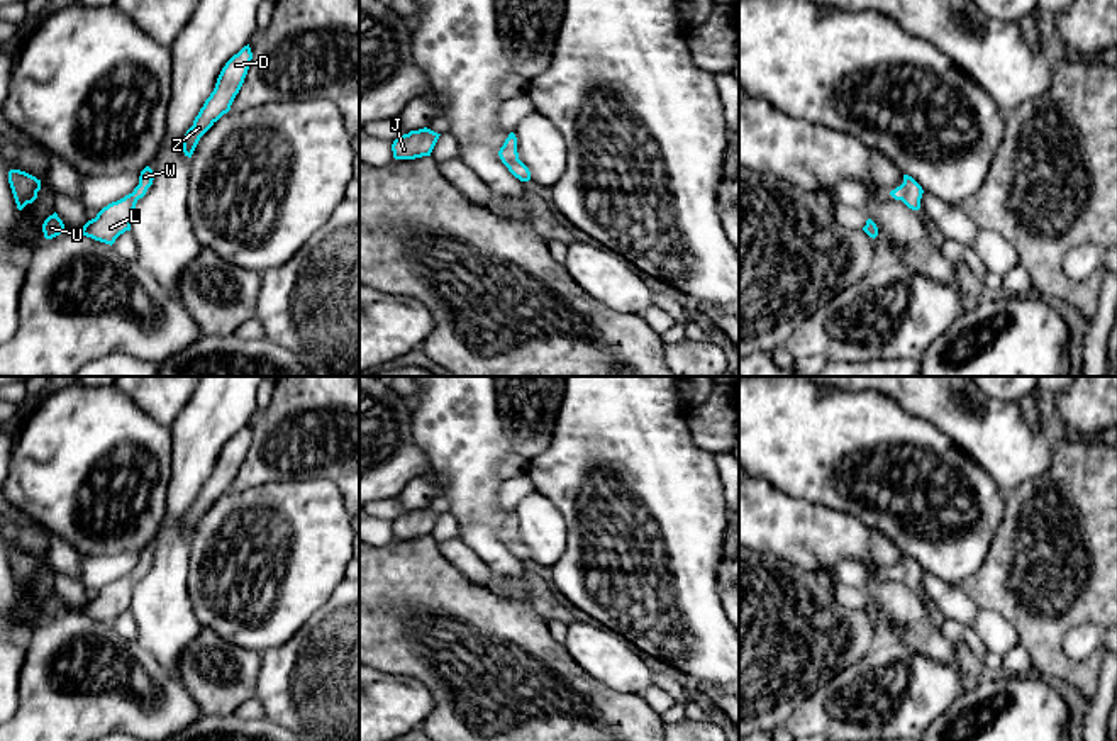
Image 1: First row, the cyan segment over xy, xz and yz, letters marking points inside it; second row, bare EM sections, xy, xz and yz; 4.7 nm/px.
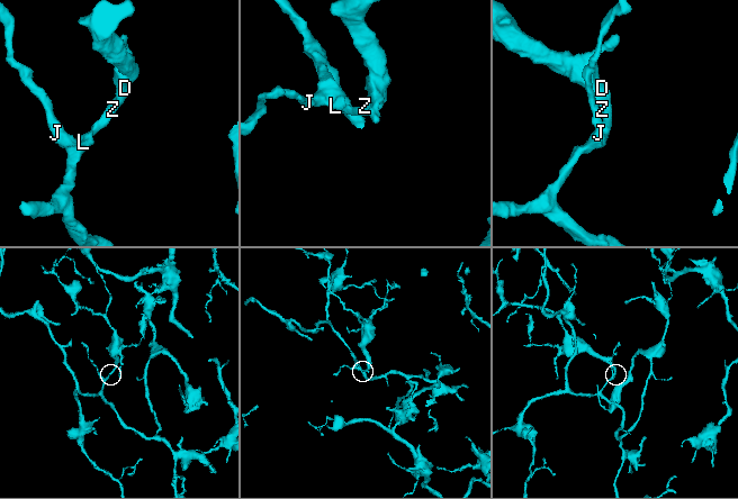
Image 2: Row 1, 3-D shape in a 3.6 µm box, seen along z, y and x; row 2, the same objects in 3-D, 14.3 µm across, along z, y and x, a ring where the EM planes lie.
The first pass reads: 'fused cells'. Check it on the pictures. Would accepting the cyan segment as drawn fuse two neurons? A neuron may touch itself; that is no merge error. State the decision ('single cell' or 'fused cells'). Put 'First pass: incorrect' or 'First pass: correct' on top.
First pass: incorrect
single cell

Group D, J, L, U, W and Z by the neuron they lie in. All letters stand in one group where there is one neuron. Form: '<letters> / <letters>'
D J L U W Z

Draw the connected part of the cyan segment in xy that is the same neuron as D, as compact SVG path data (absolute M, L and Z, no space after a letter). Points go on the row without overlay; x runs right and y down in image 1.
M249 424L244 426L237 434L234 434L222 448L215 468L205 480L193 505L186 510L183 519L183 532L192 538L200 517L224 495L231 490L231 485L239 473L244 458L247 454L253 432Z

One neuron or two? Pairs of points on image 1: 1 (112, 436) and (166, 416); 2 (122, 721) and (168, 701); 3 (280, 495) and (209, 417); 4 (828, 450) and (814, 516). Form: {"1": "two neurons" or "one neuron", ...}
{"1": "two neurons", "2": "one neuron", "3": "two neurons", "4": "two neurons"}

